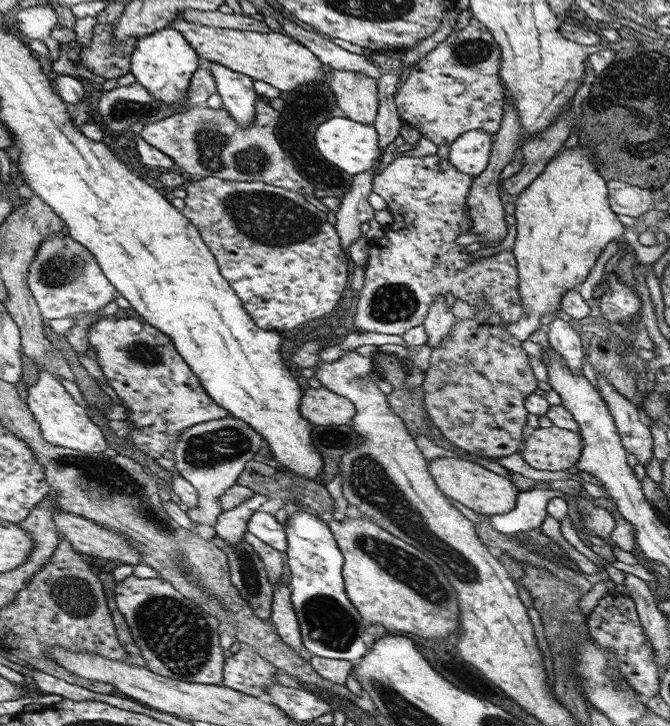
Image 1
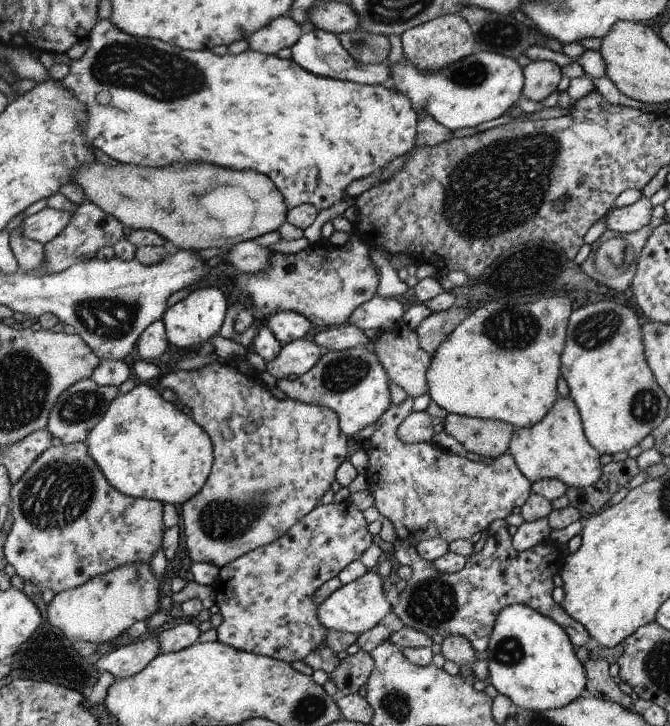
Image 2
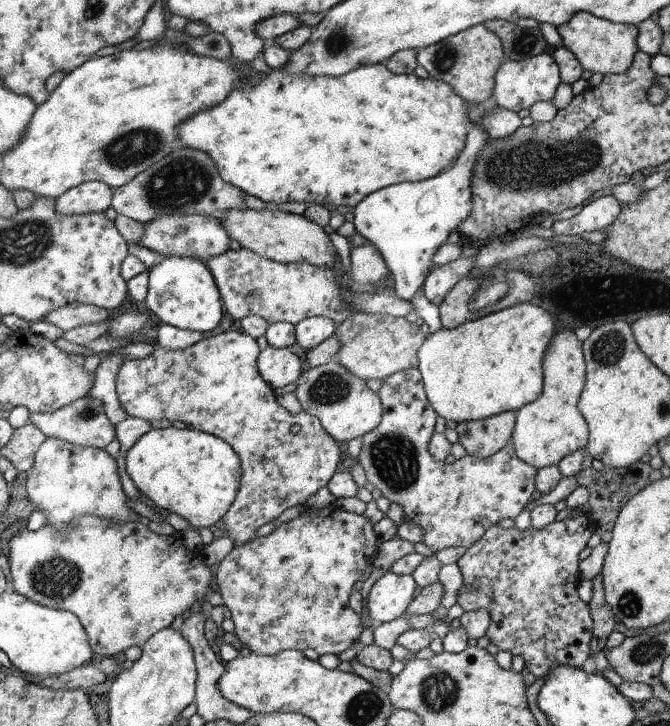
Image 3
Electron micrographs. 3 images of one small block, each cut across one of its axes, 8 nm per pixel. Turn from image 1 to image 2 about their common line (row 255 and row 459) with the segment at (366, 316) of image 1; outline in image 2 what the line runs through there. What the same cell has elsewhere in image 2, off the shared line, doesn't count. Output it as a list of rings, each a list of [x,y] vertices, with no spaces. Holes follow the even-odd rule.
[[[408,396],[402,404],[391,404],[390,408],[376,422],[376,429],[369,439],[363,442],[368,455],[365,470],[369,492],[374,496],[374,505],[381,516],[386,516],[395,526],[400,541],[418,546],[428,538],[442,538],[446,542],[468,540],[485,529],[496,519],[504,519],[514,508],[521,507],[531,495],[533,483],[518,470],[510,452],[504,452],[492,462],[472,461],[451,453],[434,442],[406,443],[398,440],[398,426],[404,419],[406,410],[414,404],[414,397]]]

